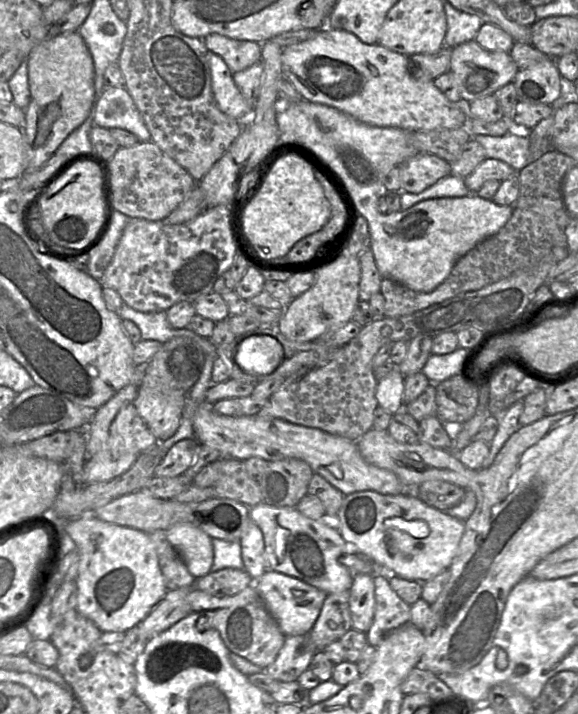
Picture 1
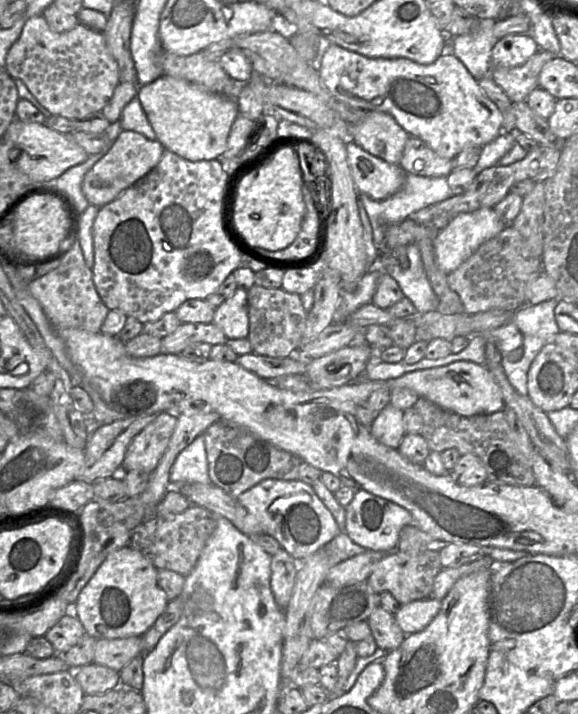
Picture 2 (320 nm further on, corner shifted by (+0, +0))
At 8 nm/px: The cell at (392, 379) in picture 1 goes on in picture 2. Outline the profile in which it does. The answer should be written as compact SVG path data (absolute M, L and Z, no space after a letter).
M388 404L375 418L369 430L380 443L398 449L406 434L403 418L403 410Z

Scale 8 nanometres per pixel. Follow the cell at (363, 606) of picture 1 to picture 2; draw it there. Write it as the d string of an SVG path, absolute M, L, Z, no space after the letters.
M380 605L373 610L367 623L377 646L387 652L397 649L406 637L394 615Z

